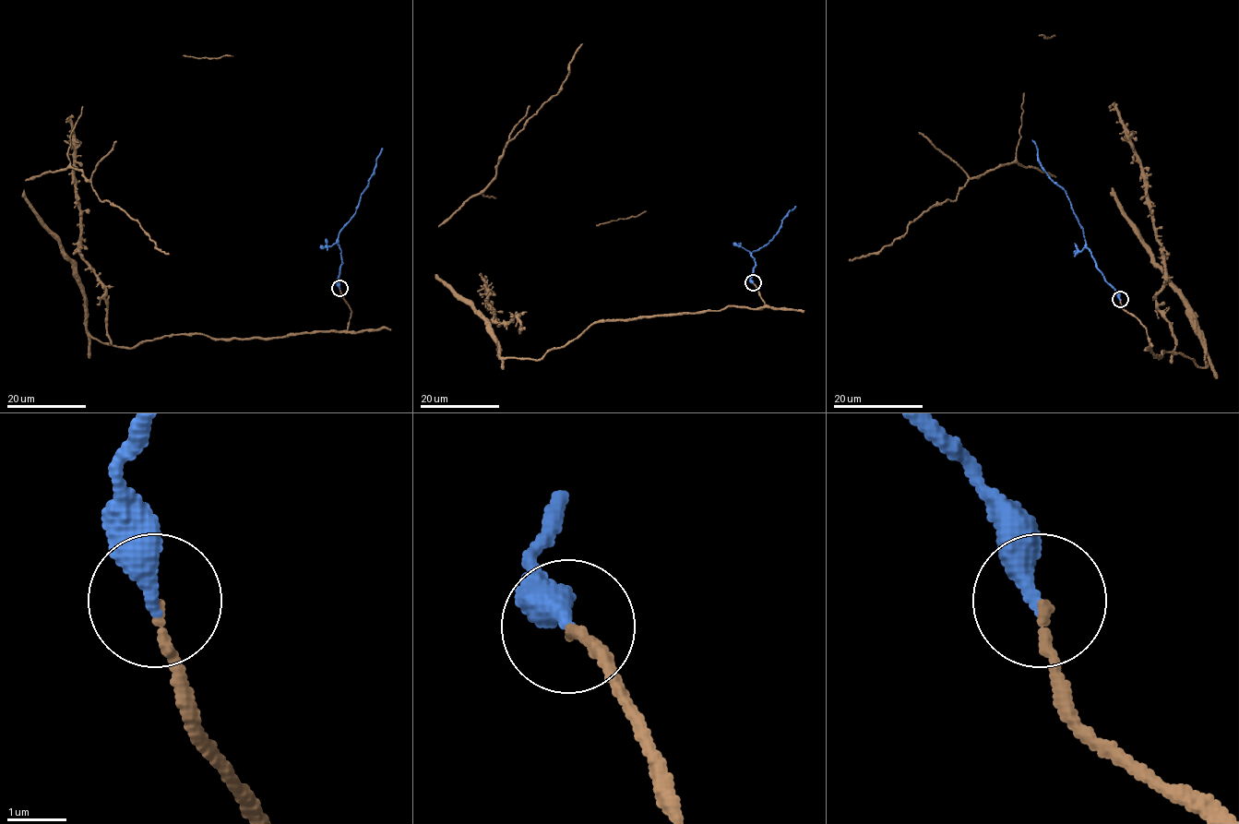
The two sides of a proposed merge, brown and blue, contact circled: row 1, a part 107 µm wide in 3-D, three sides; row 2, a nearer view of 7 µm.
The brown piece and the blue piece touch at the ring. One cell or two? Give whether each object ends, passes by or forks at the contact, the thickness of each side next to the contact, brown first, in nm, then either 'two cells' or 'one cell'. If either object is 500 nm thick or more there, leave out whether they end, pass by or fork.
brown ends; blue ends; calibres 150 and 360 nm; one cell

